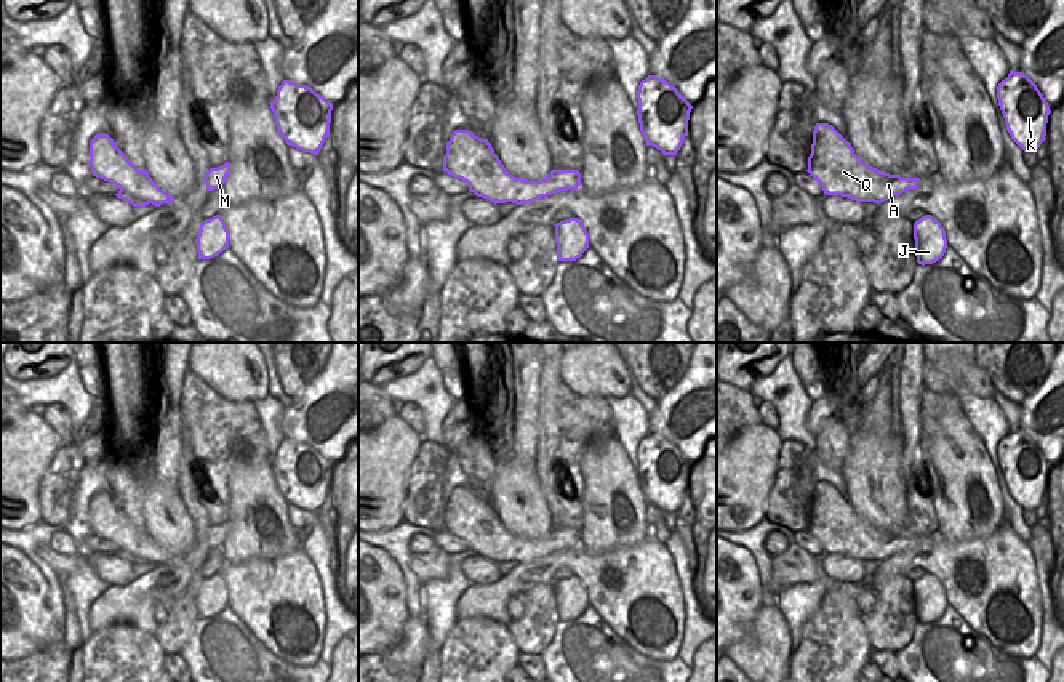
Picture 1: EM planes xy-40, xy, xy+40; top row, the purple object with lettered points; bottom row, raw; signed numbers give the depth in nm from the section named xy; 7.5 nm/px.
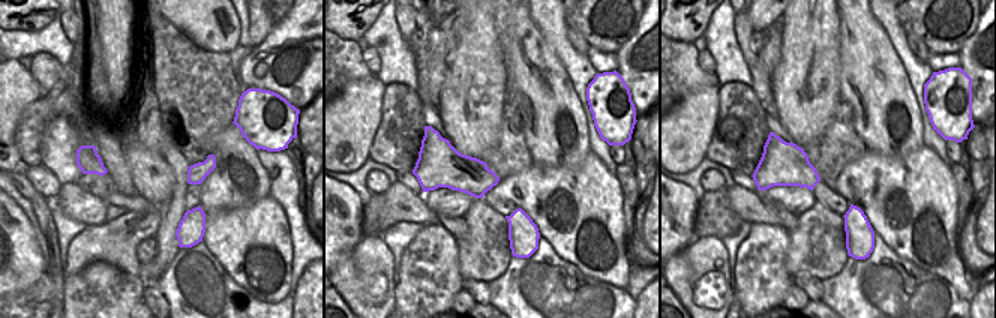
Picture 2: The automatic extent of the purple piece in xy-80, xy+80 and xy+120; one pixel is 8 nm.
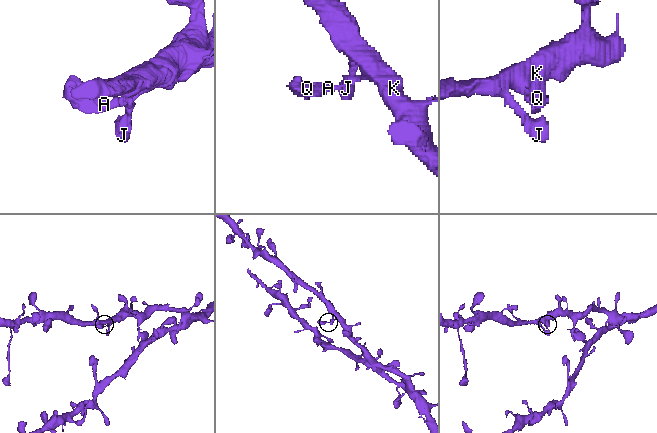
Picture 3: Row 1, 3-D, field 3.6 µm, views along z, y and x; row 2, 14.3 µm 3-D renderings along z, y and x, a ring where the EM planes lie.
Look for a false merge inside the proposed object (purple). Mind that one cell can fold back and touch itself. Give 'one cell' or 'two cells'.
one cell

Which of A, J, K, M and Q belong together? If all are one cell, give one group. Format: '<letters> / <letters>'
A J K M Q

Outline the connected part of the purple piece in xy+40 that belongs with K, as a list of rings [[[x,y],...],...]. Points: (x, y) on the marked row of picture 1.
[[[1010,70],[997,86],[997,99],[1011,139],[1024,152],[1037,152],[1046,139],[1050,106],[1037,85],[1022,72]]]

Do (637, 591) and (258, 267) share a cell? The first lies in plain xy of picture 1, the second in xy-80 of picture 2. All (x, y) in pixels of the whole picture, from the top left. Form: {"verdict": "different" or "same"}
{"verdict": "same"}

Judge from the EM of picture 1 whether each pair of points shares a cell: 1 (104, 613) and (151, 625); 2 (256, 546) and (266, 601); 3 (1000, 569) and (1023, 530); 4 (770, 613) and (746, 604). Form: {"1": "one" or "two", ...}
{"1": "one", "2": "two", "3": "two", "4": "two"}

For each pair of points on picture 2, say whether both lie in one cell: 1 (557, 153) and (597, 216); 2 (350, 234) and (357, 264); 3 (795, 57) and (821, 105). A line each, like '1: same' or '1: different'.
1: different
2: different
3: same

